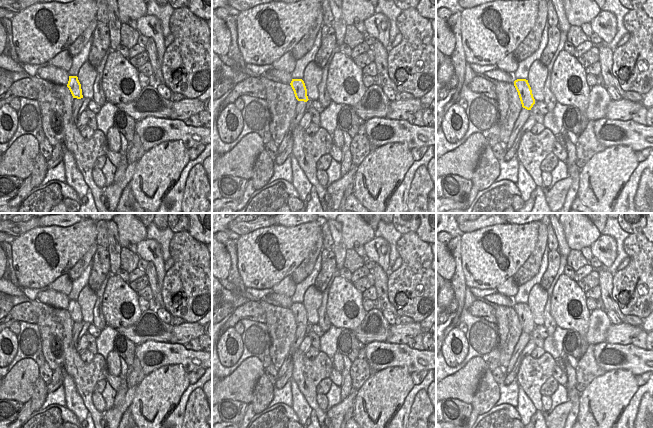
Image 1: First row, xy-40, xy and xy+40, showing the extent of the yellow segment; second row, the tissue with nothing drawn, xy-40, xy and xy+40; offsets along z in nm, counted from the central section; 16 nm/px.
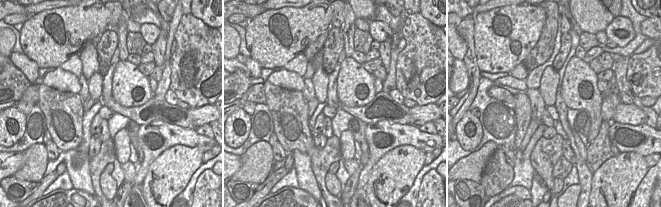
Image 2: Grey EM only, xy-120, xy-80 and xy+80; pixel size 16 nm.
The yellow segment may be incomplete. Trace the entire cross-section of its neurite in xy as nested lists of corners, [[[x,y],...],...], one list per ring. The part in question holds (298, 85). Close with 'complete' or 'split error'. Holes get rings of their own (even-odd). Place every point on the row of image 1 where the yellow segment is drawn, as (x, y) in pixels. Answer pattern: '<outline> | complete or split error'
[[[292,79],[290,85],[298,101],[307,102],[309,100],[307,96],[307,89],[302,79]]] | complete

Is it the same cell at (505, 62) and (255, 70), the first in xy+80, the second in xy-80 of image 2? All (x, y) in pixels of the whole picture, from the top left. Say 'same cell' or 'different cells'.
different cells

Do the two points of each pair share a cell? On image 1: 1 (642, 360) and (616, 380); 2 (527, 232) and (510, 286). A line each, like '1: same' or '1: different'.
1: different
2: different

